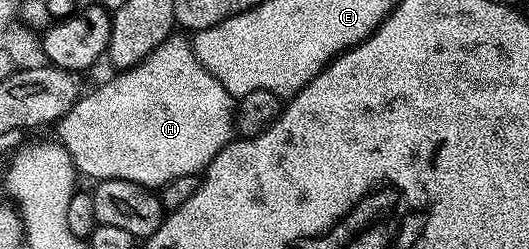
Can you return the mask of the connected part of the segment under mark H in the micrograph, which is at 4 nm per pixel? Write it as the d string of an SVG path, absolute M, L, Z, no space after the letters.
M171 36L165 42L161 42L140 64L131 66L129 70L115 73L113 76L115 78L108 79L103 86L96 87L91 94L83 93L78 101L75 102L74 107L57 123L57 141L61 142L64 149L70 154L70 158L74 161L75 171L79 175L87 174L88 177L94 178L93 180L104 178L128 180L141 186L160 188L165 182L171 182L176 176L188 176L189 174L201 175L206 167L209 166L210 161L235 137L235 99L226 91L224 84L220 84L220 80L216 80L216 76L212 76L212 72L208 72L202 67L200 60L194 54L193 45L187 39L185 42L182 38Z

